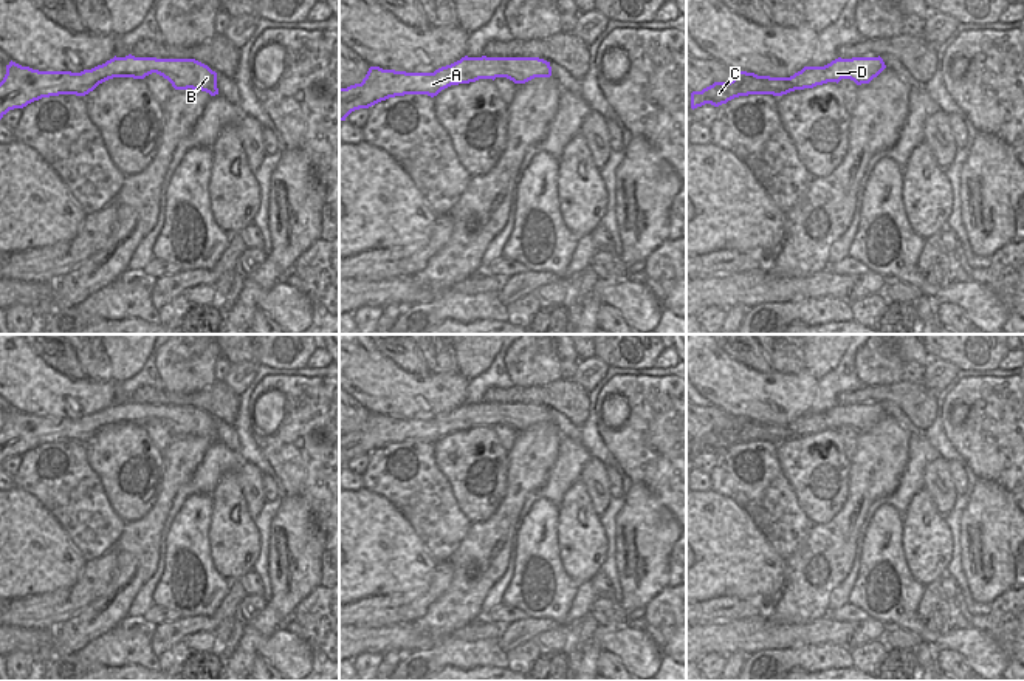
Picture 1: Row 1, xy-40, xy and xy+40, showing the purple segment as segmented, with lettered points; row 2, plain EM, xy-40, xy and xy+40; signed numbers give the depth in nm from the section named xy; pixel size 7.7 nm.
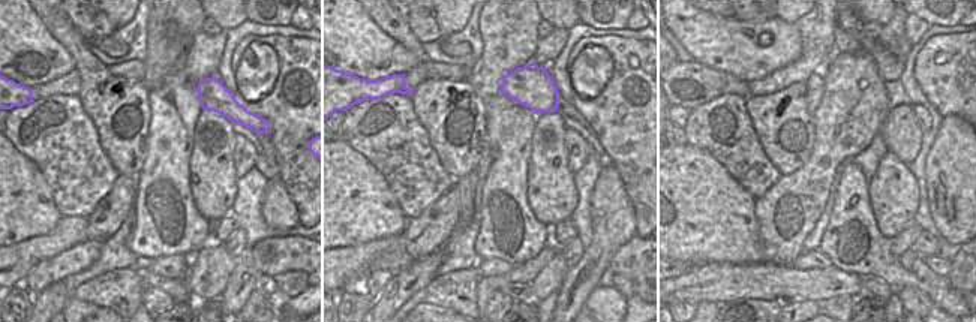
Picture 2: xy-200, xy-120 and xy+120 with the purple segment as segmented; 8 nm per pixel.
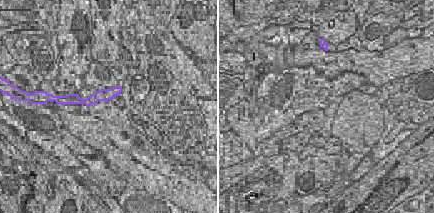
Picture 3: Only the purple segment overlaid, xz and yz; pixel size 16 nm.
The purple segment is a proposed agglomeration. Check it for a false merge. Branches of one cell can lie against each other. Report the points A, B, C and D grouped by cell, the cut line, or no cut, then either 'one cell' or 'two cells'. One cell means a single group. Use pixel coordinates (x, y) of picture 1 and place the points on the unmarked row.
A B C D; no cut; one cell

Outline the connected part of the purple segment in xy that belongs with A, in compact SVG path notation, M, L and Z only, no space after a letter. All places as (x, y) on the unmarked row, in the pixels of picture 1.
M462 404L434 419L406 419L370 413L361 430L339 435L339 467L359 455L404 441L437 443L442 436L479 426L507 424L525 430L534 424L550 424L550 409L539 404Z

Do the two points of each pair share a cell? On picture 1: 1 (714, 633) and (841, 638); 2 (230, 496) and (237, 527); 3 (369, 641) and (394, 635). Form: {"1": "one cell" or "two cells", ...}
{"1": "one cell", "2": "one cell", "3": "one cell"}

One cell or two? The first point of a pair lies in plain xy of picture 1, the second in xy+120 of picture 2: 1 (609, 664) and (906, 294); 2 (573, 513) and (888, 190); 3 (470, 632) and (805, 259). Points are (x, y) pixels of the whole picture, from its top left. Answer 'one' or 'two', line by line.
1: one
2: one
3: two

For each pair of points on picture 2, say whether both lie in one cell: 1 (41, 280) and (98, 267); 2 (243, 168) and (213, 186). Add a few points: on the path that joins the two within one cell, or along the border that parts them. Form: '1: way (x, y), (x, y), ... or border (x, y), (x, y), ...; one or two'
1: border (102, 243), (99, 256), (89, 267), (59, 280); two
2: border (236, 137), (234, 175), (237, 178); two

